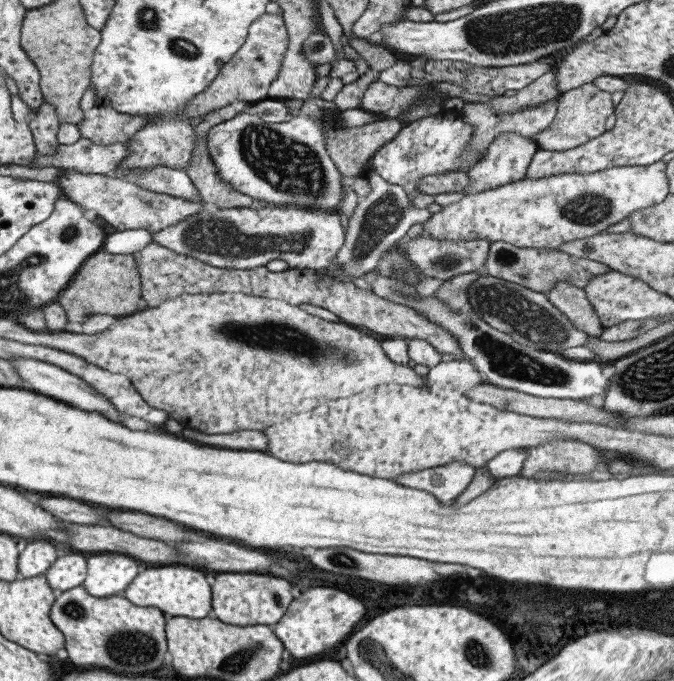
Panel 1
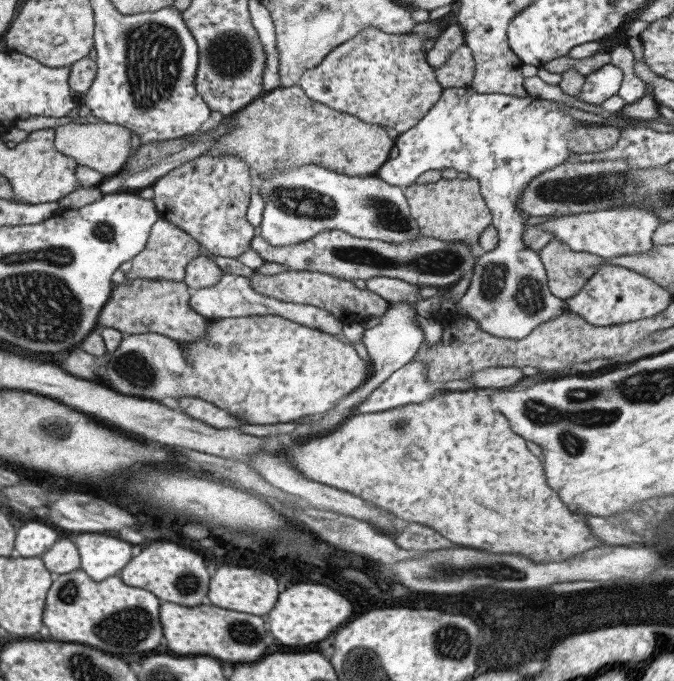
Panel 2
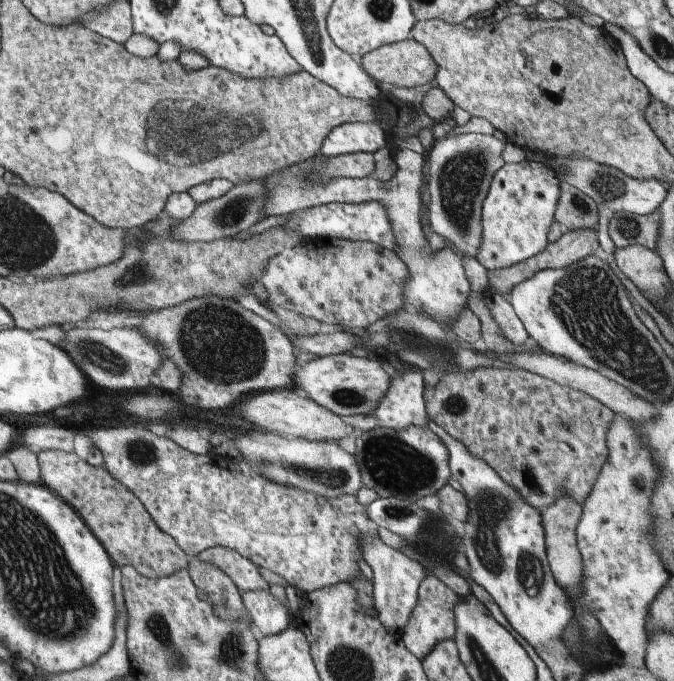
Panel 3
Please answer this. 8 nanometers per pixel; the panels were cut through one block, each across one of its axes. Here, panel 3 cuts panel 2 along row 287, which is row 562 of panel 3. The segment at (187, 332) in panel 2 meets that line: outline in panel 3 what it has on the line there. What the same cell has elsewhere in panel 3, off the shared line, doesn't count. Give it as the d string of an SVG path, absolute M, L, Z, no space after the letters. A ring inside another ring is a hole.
M42 450L36 453L39 466L40 483L57 495L65 504L68 504L81 522L93 533L99 544L105 549L110 561L115 566L130 566L143 576L143 578L165 578L177 570L185 570L189 557L173 542L169 534L157 528L145 507L125 488L117 482L103 467L93 467L85 460L80 459L73 452L60 450Z

